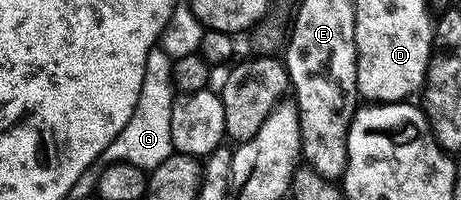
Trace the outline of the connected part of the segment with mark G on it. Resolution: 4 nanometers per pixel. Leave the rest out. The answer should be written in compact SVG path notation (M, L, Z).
M159 45L151 49L144 66L143 85L131 120L120 131L119 136L103 151L102 164L127 162L146 171L153 170L174 154L171 141L171 109L177 96L173 81L174 60Z

